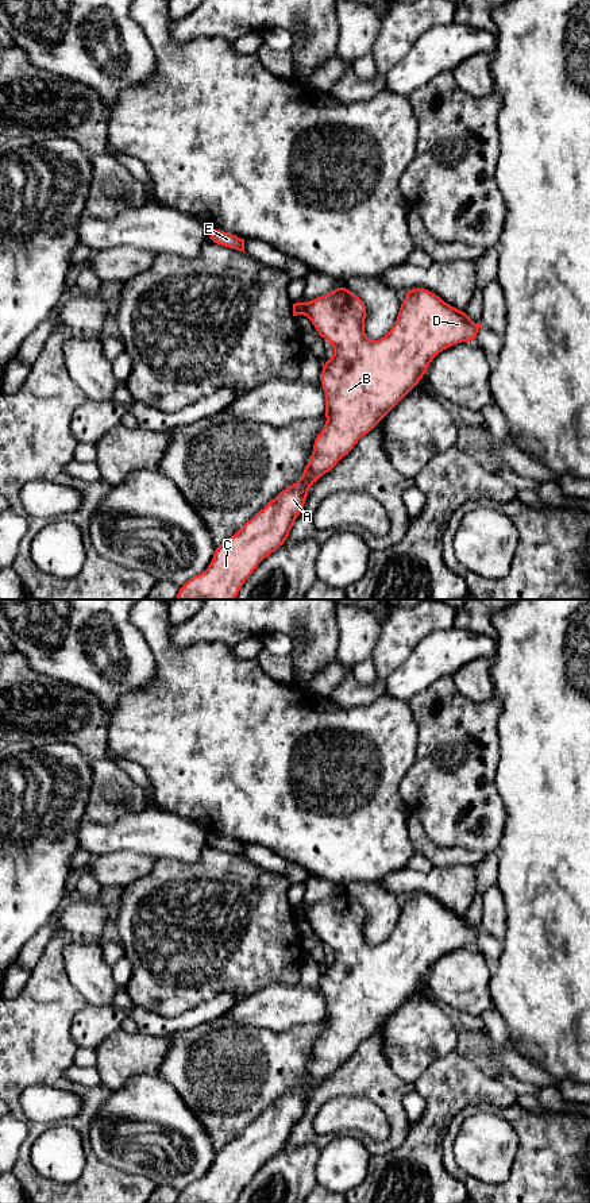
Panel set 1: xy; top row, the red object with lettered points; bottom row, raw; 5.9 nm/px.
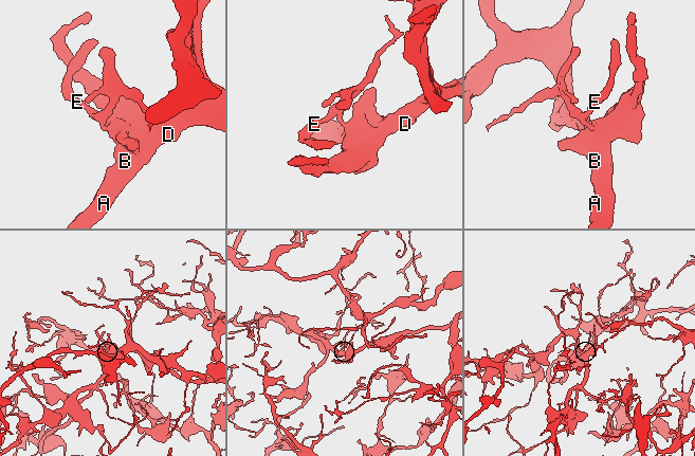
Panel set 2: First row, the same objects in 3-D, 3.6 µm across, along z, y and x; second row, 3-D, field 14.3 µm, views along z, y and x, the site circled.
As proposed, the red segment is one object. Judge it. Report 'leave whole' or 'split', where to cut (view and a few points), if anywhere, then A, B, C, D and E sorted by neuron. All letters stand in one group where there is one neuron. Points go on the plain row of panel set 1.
split; cut in xy along (303, 909), (305, 917); A B C D / E

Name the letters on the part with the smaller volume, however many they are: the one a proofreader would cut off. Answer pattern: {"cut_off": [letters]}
{"cut_off": ["E"]}

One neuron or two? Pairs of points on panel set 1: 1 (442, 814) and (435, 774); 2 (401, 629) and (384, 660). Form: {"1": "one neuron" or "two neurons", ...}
{"1": "one neuron", "2": "one neuron"}

